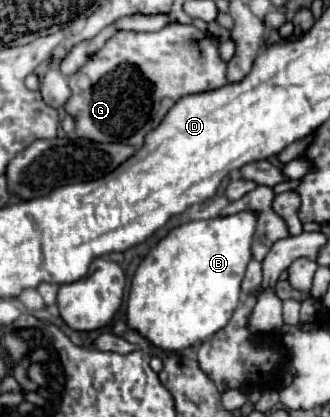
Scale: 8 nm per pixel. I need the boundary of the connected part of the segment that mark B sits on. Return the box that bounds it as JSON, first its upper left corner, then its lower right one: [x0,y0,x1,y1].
[127,210,257,350]

